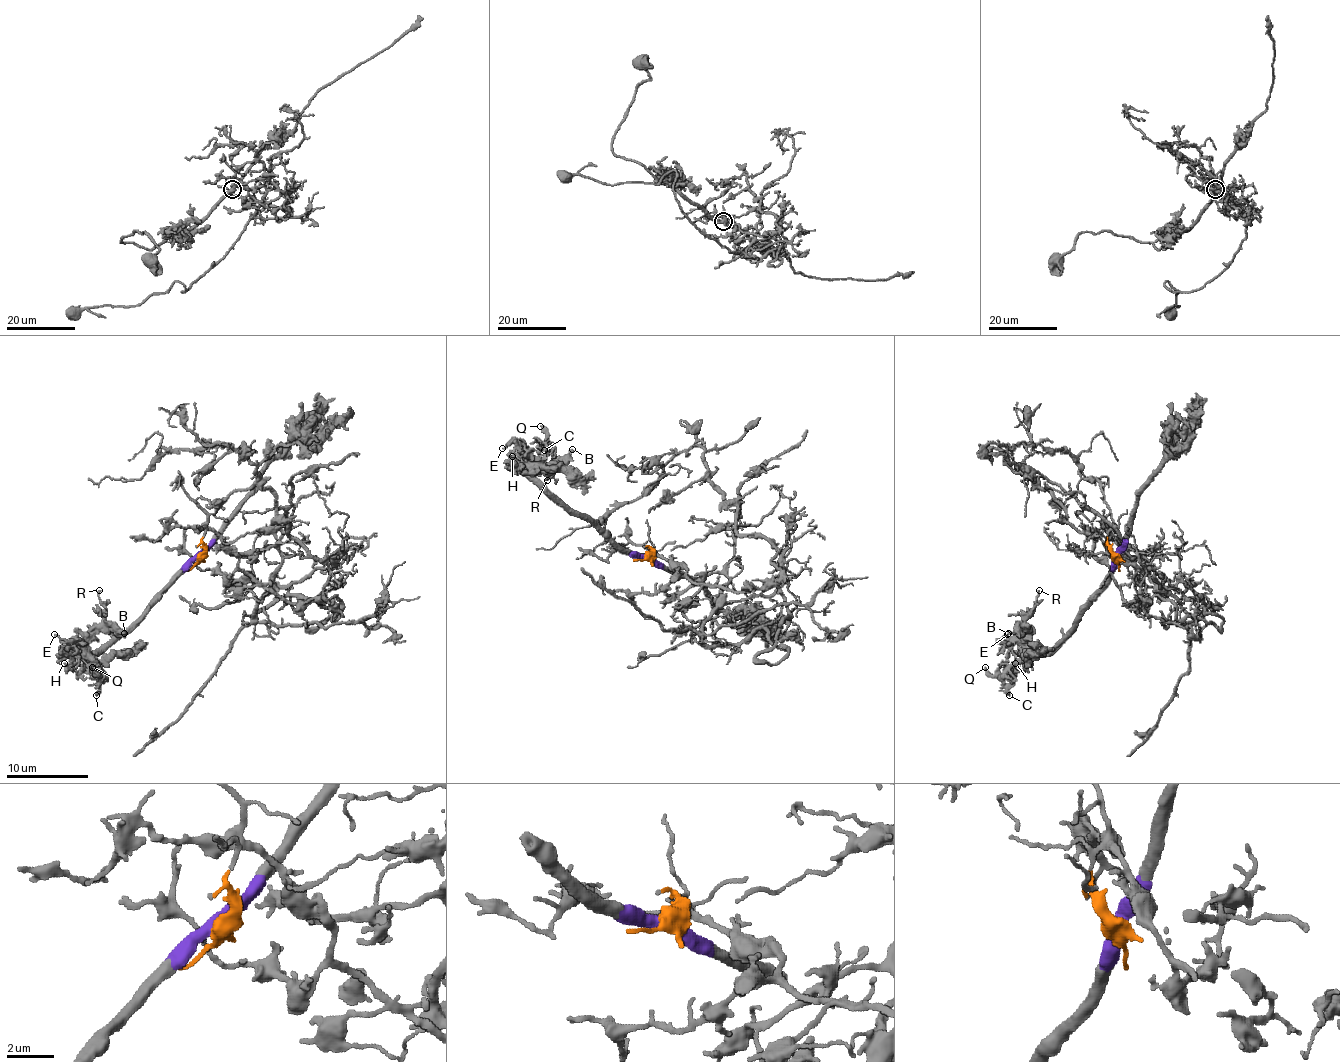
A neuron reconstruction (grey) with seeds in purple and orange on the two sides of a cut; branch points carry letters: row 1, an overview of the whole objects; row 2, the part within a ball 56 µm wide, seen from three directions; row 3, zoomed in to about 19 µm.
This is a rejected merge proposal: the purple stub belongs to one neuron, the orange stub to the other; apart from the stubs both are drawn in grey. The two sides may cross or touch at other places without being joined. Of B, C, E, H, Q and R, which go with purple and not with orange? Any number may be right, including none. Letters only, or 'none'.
B, C, E, H, Q, R

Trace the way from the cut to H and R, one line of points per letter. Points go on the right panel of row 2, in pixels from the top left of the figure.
H: (1117, 556), (1109, 585), (1070, 629), (1049, 650), (1043, 650), (1035, 658), (1025, 658), (1019, 664), (1015, 662)
R: (1117, 556), (1109, 585), (1049, 650), (1039, 652), (1029, 644), (1029, 629), (1025, 621), (1039, 591)

